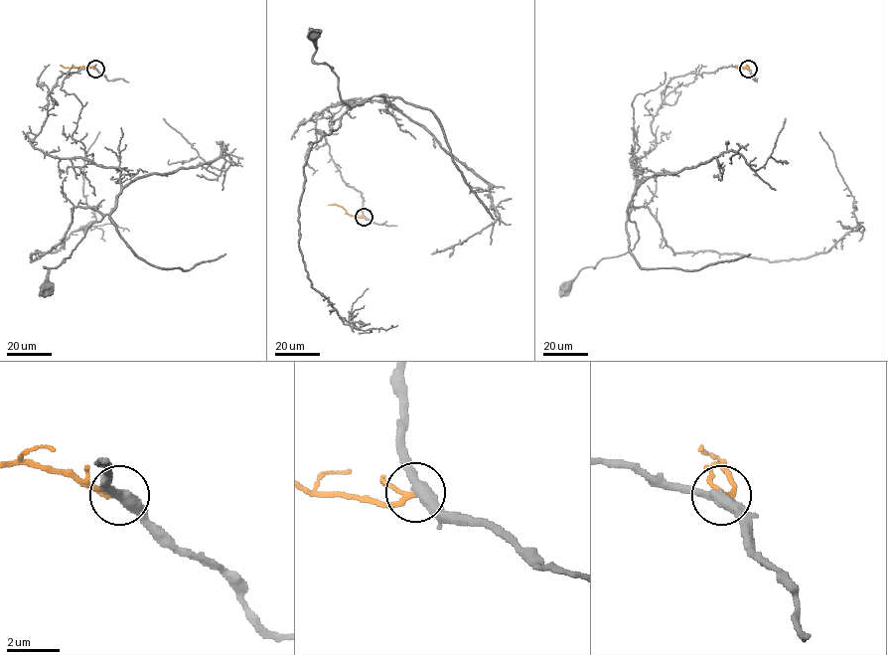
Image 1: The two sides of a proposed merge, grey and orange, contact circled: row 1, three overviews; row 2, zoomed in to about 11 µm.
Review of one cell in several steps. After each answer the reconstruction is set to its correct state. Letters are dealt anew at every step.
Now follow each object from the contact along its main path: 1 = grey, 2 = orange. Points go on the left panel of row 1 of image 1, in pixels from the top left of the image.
1: (95, 69), (58, 79), (32, 145), (117, 168), (121, 191), (70, 257), (44, 266), (47, 287)
2: (95, 69), (60, 65)

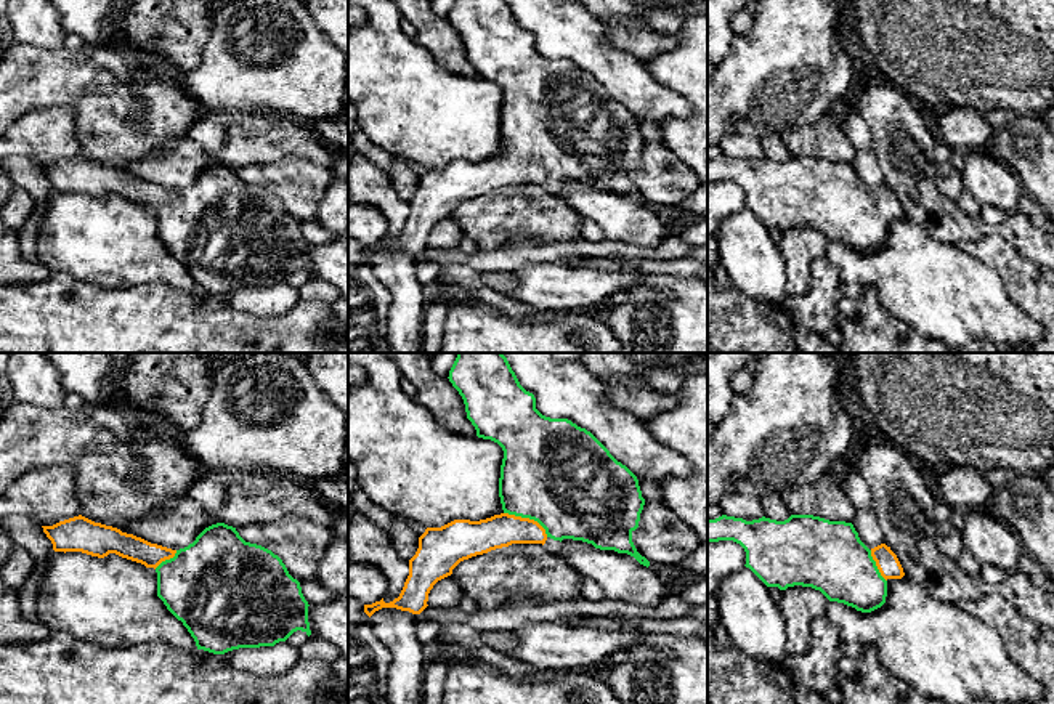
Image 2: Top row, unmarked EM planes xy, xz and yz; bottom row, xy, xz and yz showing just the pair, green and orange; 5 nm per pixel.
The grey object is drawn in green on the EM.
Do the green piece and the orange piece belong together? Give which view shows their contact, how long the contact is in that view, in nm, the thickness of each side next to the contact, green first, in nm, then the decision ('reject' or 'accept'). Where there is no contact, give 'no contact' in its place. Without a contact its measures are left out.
contact in xz; length 260 nm; calibres 500 and 160 nm; accept

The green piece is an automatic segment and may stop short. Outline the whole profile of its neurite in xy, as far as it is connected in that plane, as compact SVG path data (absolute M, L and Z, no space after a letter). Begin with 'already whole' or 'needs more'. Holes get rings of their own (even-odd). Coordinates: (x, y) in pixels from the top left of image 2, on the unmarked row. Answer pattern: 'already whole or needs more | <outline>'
needs more | M82 156L42 168L55 192L82 192L98 199L116 194L154 208L157 237L183 263L197 290L225 295L239 289L274 287L297 271L311 276L310 245L300 223L289 215L278 196L261 186L245 183L236 168L225 164L205 168L193 184L180 191L151 184Z

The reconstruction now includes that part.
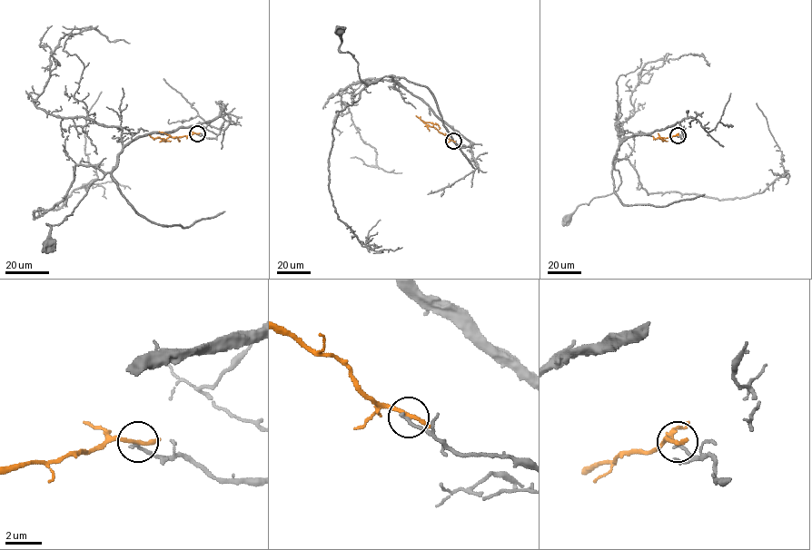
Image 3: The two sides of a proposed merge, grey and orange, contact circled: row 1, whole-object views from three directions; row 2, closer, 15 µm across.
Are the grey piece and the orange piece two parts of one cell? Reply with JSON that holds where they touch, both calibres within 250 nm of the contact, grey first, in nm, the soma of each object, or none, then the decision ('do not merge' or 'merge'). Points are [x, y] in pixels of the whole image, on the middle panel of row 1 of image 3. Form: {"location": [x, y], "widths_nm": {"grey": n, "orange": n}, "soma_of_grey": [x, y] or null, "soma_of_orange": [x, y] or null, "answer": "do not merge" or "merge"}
{"location": [453, 141], "widths_nm": {"grey": 200, "orange": 200}, "soma_of_grey": [340, 31], "soma_of_orange": null, "answer": "do not merge"}

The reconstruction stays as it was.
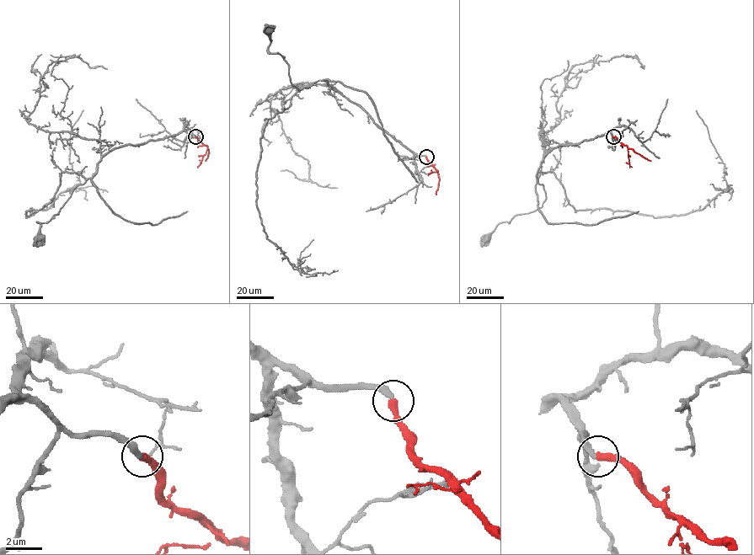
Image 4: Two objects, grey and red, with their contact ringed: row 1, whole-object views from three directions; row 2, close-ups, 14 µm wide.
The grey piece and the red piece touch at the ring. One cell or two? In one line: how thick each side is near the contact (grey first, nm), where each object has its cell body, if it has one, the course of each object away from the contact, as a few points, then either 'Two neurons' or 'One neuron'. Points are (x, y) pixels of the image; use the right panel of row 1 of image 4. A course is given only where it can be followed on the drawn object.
Thickness 360 nm (grey) against 400 nm. Soma of grey: (486, 238). Soma of red: none. Course of grey: (613, 136), (608, 131), (552, 148), (537, 177), (546, 197), (542, 206), (500, 222), (486, 239). Course of red: (613, 136), (650, 161). One neuron

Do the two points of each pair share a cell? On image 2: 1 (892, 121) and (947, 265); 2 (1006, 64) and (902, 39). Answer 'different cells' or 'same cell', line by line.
1: different cells
2: same cell

